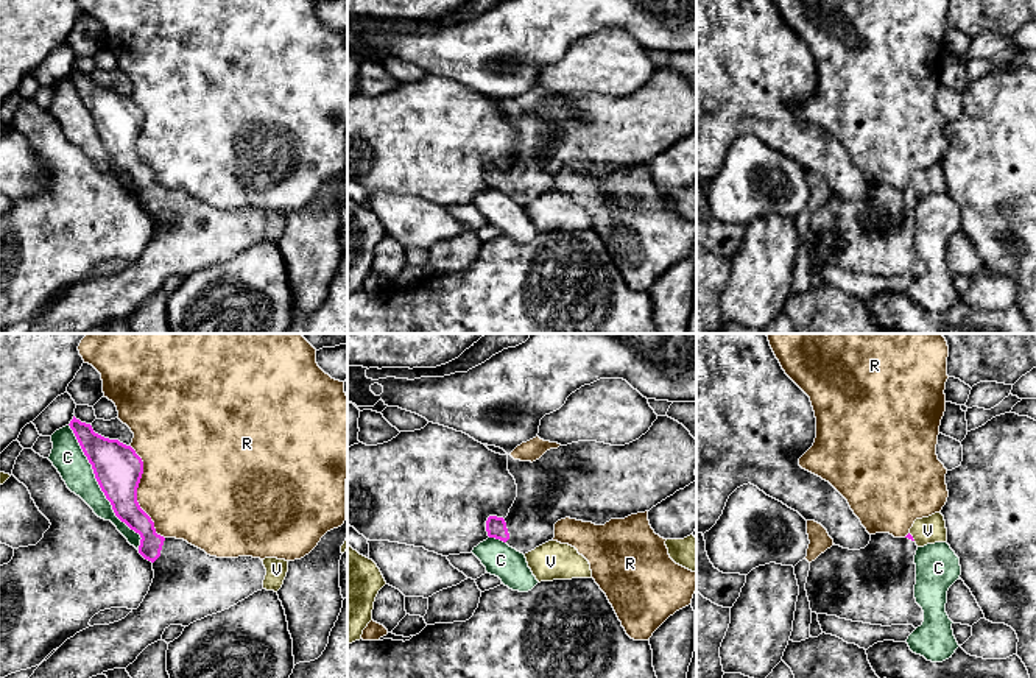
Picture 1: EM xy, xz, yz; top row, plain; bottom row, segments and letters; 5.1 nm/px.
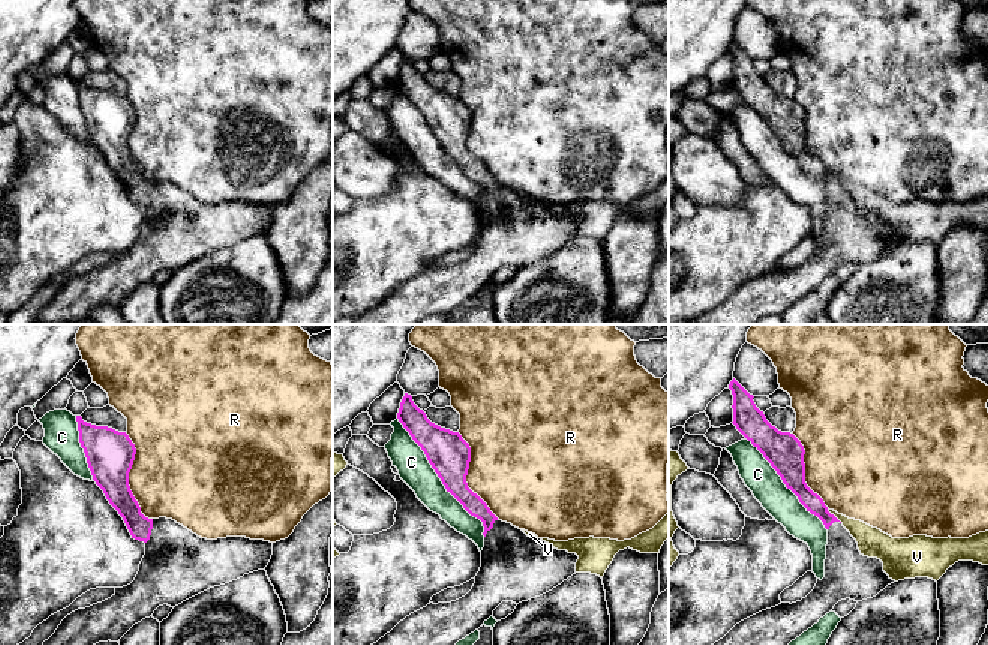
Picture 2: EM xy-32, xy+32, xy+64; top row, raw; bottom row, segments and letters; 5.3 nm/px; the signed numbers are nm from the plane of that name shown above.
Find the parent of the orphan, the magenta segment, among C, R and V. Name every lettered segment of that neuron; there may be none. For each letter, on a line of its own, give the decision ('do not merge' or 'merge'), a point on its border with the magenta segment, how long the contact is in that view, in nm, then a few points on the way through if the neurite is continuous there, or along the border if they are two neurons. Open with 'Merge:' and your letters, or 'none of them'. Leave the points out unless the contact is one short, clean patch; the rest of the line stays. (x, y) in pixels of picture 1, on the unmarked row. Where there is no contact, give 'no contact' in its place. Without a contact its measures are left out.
Merge: none of them
C: do not merge; meets magenta in xy at (100, 137); contact 750 nm long
R: do not merge; meets magenta in xy at (136, 144); contact 500 nm long
V: do not merge; meets magenta in yz at (912, 187); contact 50 nm long; border along yz (909, 184), (915, 190)

